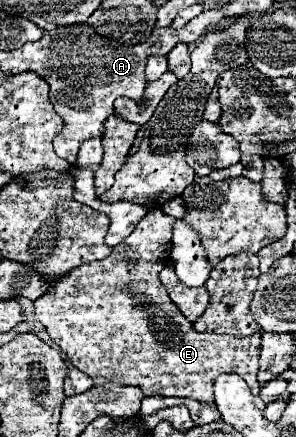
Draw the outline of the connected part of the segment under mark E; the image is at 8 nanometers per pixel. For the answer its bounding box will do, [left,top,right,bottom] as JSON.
[34,210,260,402]

